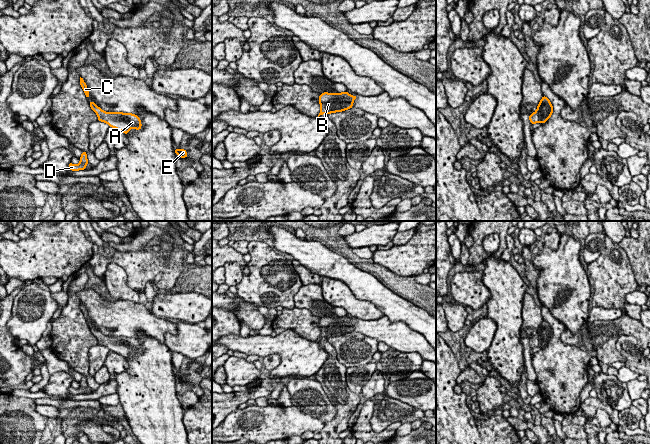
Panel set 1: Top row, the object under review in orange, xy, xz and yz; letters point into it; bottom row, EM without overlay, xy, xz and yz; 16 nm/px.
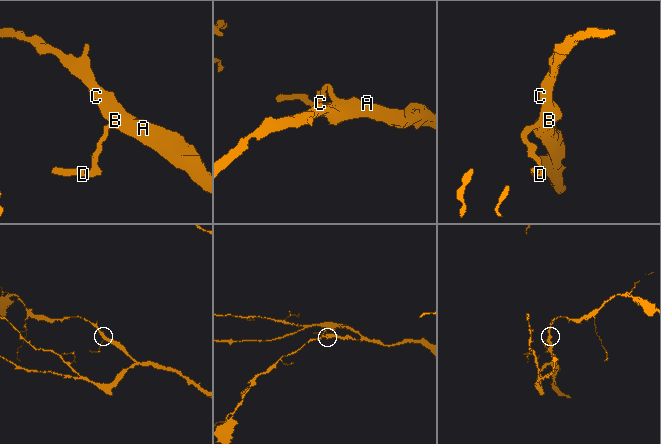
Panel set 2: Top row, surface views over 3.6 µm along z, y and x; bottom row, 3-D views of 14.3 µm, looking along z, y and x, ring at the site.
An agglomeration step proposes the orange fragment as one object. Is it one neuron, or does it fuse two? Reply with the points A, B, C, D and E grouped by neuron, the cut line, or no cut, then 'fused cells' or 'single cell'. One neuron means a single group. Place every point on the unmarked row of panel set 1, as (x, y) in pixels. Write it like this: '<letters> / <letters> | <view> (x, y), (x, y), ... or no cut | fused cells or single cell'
A B C D E | no cut | single cell

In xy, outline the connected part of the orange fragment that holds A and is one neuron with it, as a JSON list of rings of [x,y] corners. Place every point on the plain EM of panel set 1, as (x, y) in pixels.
[[[93,325],[89,326],[91,333],[97,338],[98,345],[107,347],[110,351],[116,352],[125,358],[128,358],[132,352],[141,354],[141,344],[135,338],[122,336],[105,336],[99,332]]]

